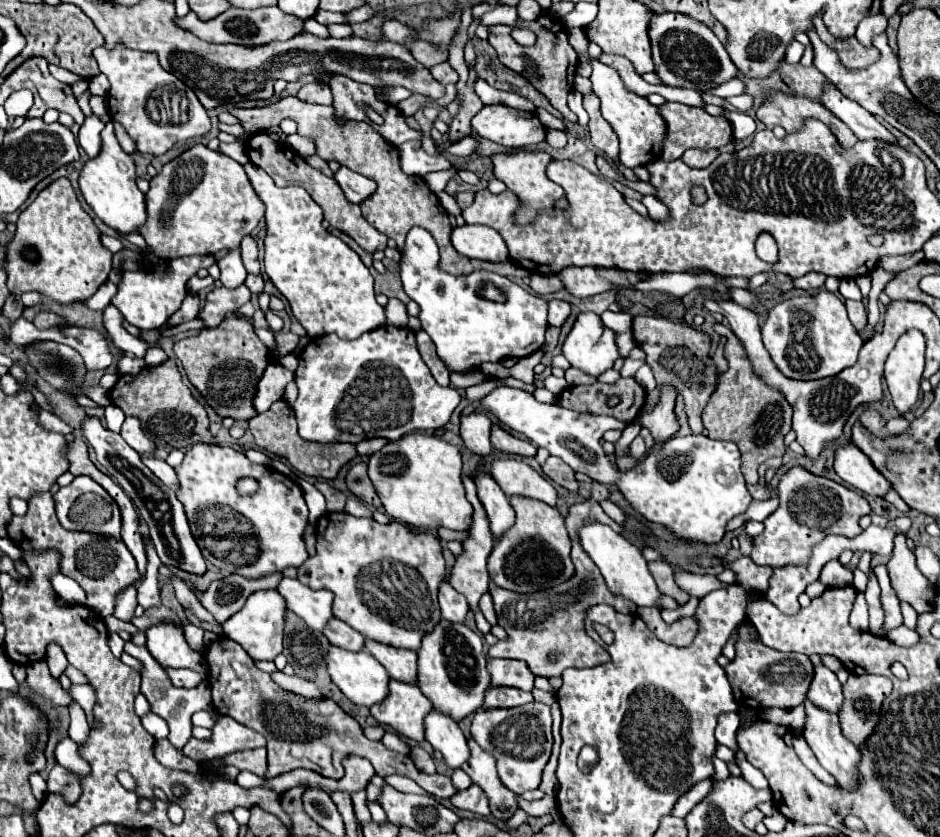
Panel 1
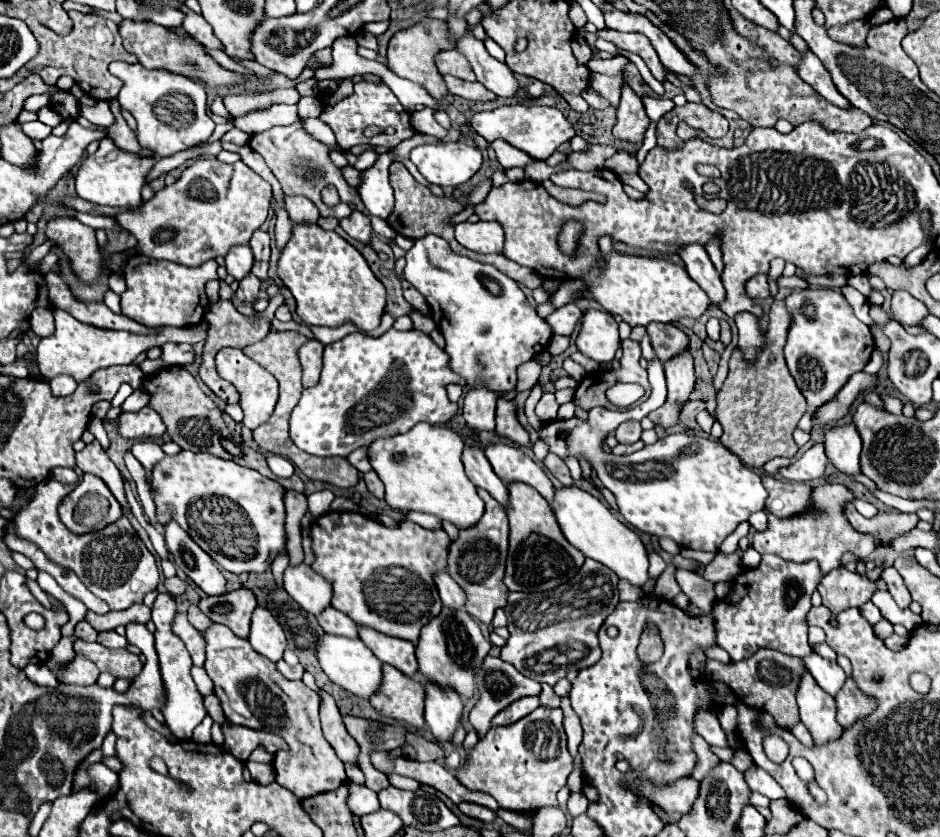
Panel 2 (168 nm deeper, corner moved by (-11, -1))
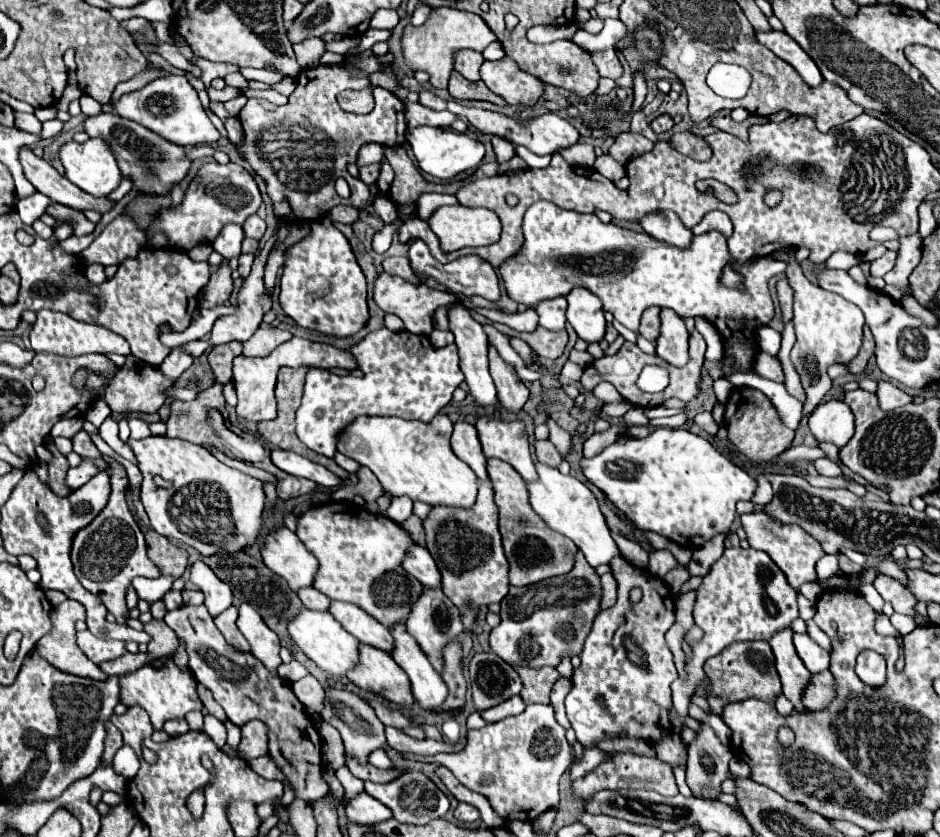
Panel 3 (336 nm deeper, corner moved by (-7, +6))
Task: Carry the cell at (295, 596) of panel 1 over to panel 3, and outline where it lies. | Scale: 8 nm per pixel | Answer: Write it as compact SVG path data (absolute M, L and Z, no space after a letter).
M284 526L266 538L262 560L274 574L282 576L294 592L312 586L318 574L318 560L306 550L300 538Z

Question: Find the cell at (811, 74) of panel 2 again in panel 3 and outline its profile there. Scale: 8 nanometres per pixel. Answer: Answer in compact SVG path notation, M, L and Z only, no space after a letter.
M756 32L760 44L764 44L766 48L770 48L778 58L782 58L784 62L788 62L812 88L822 84L822 74L818 70L818 66L810 60L810 56L796 44L796 40L792 40L786 32Z

